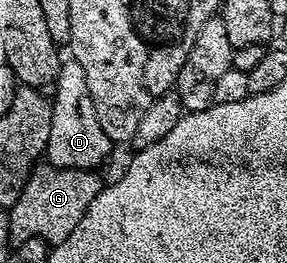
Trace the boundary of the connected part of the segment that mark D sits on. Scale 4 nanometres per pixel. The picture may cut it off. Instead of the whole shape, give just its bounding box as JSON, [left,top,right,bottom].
[46,59,114,170]

